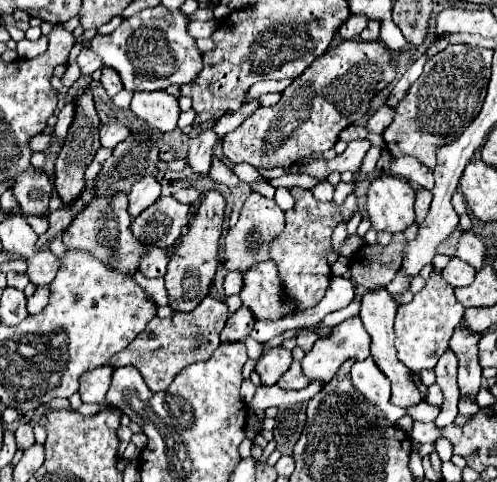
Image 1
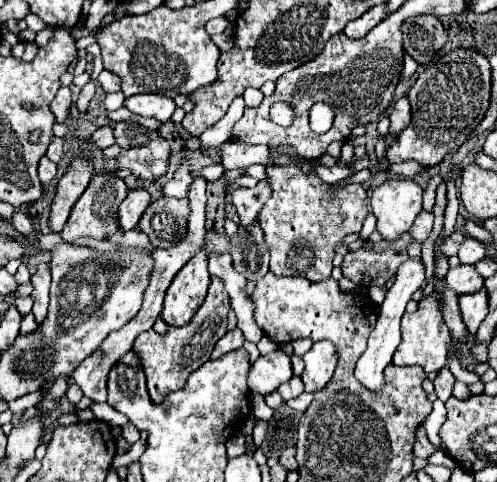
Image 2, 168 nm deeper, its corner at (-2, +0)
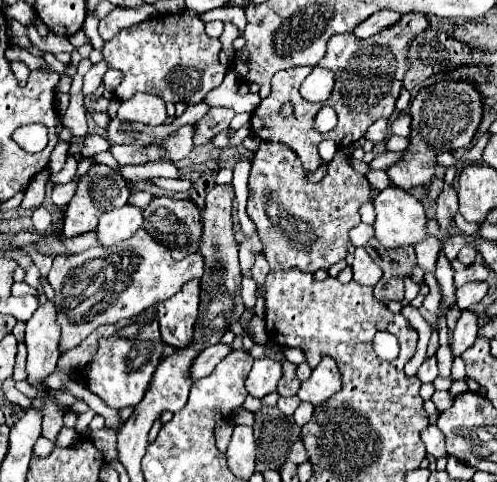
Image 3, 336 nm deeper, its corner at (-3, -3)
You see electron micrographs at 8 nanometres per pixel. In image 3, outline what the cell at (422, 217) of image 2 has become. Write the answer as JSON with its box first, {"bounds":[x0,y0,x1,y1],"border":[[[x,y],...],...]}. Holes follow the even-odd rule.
{"bounds":[415,236,441,272],"border":[[[427,236],[425,242],[415,244],[415,252],[417,252],[417,264],[425,270],[425,272],[433,272],[437,258],[439,258],[439,250],[441,250],[441,242],[433,236]]]}

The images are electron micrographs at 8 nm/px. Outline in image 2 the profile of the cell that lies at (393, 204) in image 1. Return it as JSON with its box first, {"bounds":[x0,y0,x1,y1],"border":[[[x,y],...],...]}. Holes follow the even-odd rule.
{"bounds":[370,179,422,241],"border":[[[388,179],[374,189],[370,205],[378,219],[376,229],[384,239],[392,241],[410,231],[416,215],[422,211],[422,197],[422,187],[412,179]]]}

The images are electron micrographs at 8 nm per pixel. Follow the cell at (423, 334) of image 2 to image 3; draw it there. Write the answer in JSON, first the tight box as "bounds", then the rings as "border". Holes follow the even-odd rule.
{"bounds":[417,356,439,382],"border":[[[433,356],[433,358],[427,358],[427,360],[421,364],[421,368],[419,368],[419,372],[417,372],[417,378],[419,378],[421,382],[433,382],[437,376],[439,376],[437,358],[435,358],[435,356]]]}

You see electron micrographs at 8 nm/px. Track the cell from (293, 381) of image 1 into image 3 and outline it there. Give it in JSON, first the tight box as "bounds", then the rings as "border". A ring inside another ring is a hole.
{"bounds":[277,396,299,416],"border":[[[293,396],[293,398],[279,398],[279,402],[277,402],[277,408],[285,414],[285,416],[291,416],[293,412],[295,412],[295,408],[299,406],[299,398],[297,396]]]}

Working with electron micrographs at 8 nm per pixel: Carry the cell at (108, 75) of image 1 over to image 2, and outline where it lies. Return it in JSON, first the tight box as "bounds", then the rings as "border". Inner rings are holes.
{"bounds":[98,71,120,93],"border":[[[102,71],[100,77],[98,77],[98,83],[102,85],[102,89],[106,93],[120,91],[120,77],[118,75],[112,75],[112,71]]]}

